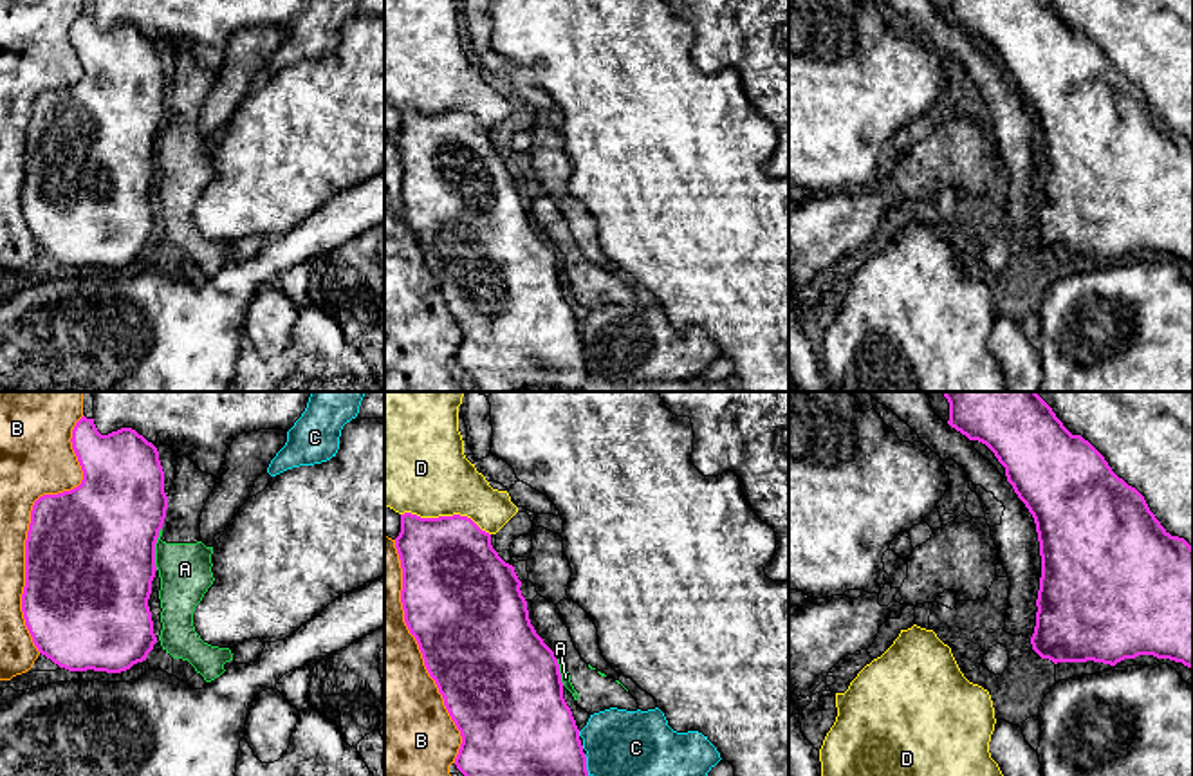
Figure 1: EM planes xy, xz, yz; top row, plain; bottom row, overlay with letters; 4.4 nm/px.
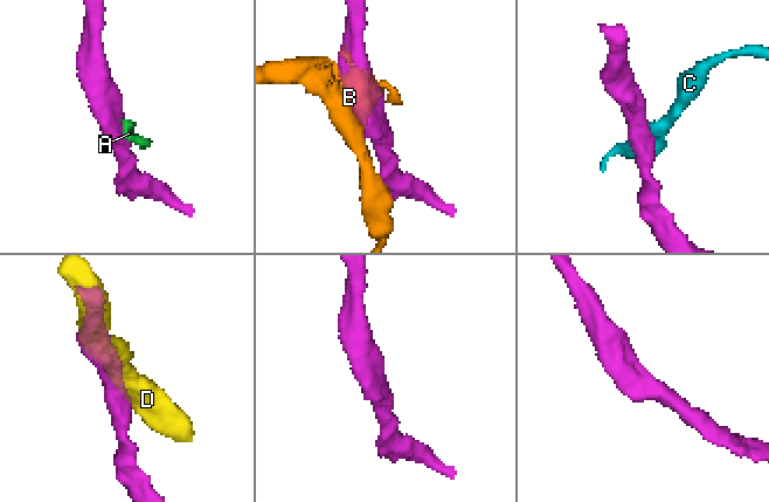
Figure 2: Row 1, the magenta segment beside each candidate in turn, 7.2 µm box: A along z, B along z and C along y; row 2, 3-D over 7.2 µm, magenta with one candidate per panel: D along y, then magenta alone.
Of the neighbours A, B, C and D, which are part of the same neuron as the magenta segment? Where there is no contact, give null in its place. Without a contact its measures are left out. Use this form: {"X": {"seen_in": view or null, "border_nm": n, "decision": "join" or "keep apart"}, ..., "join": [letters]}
{"A": {"seen_in": "xy", "border_nm": 190, "decision": "keep apart"}, "B": {"seen_in": "xy", "border_nm": 1050, "decision": "keep apart"}, "C": {"seen_in": "xz", "border_nm": 100, "decision": "keep apart"}, "D": {"seen_in": "xz", "border_nm": 420, "decision": "keep apart"}, "join": []}

